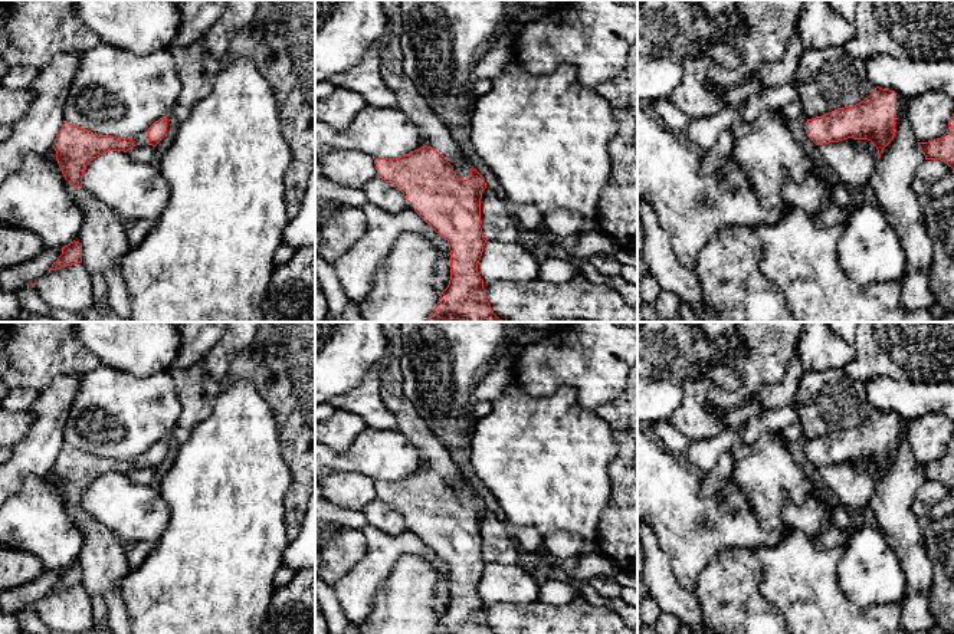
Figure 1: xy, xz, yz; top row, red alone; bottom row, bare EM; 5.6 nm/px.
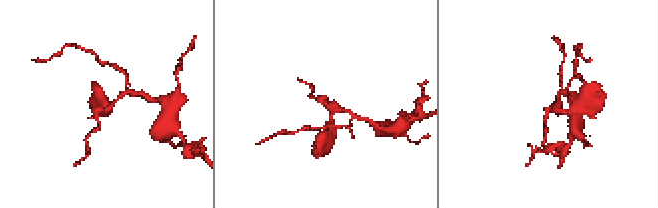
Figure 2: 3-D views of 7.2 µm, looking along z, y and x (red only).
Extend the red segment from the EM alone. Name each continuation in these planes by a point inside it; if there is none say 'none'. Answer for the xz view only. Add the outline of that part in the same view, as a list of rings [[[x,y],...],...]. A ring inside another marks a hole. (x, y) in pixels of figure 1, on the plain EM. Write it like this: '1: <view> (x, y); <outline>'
1: xz (435, 456); [[[381,322],[387,345],[377,362],[381,378],[380,395],[386,407],[396,415],[399,431],[419,450],[424,466],[445,480],[452,480],[456,497],[468,502],[471,484],[460,474],[449,450],[429,431],[413,404],[403,394],[400,325],[401,322]]]

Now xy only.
1: xy (140, 462); [[[145,451],[145,453],[140,454],[138,457],[135,457],[135,459],[132,460],[132,463],[134,463],[134,466],[135,466],[137,469],[148,467],[148,451]]]

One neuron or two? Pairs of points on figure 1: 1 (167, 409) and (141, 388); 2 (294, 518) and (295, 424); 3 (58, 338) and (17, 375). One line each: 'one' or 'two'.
1: one
2: one
3: one

